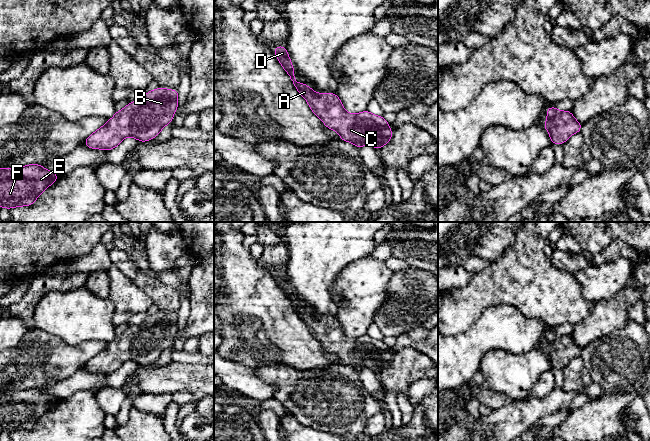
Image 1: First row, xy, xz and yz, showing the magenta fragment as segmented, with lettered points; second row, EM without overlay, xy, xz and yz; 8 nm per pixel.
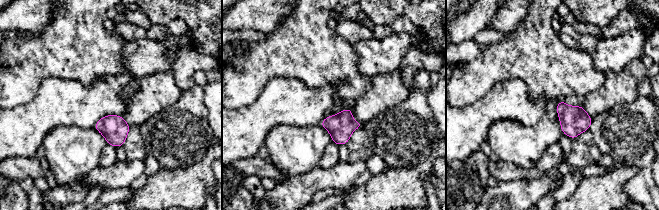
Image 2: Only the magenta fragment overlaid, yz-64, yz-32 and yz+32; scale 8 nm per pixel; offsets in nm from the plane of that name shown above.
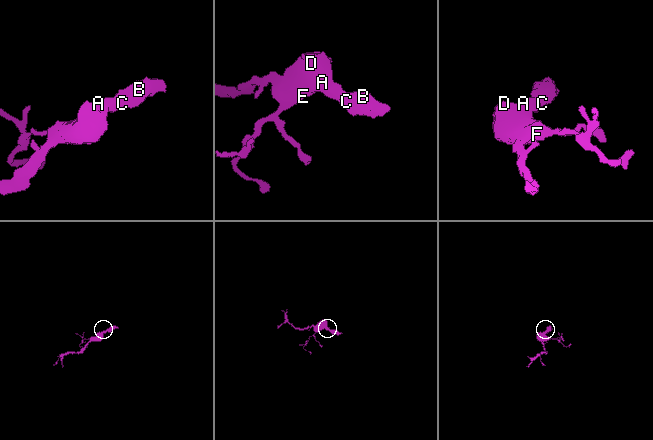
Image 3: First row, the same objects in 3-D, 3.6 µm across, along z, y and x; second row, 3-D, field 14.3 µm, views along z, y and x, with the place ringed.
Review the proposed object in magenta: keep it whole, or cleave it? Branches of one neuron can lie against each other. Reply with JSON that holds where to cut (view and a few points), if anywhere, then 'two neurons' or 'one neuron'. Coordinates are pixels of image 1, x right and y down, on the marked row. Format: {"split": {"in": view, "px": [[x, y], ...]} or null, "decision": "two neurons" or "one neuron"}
{"split": null, "decision": "one neuron"}

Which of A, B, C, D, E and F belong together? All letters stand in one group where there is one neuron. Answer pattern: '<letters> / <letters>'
A B C D E F

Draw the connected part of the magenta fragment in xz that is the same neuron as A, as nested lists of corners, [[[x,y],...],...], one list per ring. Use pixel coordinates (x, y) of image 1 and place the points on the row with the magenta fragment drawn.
[[[284,45],[273,47],[273,50],[312,112],[328,129],[336,130],[341,140],[353,143],[358,149],[369,144],[378,150],[389,143],[393,132],[382,116],[373,115],[367,110],[359,114],[346,113],[335,93],[316,94],[308,85],[296,81],[294,67]]]

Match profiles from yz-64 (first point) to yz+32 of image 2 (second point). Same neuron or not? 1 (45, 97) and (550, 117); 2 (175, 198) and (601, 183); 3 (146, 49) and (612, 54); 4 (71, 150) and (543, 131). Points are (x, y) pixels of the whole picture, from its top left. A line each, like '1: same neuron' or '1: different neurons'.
1: different neurons
2: same neuron
3: same neuron
4: same neuron

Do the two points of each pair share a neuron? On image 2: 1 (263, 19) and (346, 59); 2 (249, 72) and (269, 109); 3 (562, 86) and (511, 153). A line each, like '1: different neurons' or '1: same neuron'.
1: different neurons
2: different neurons
3: different neurons

